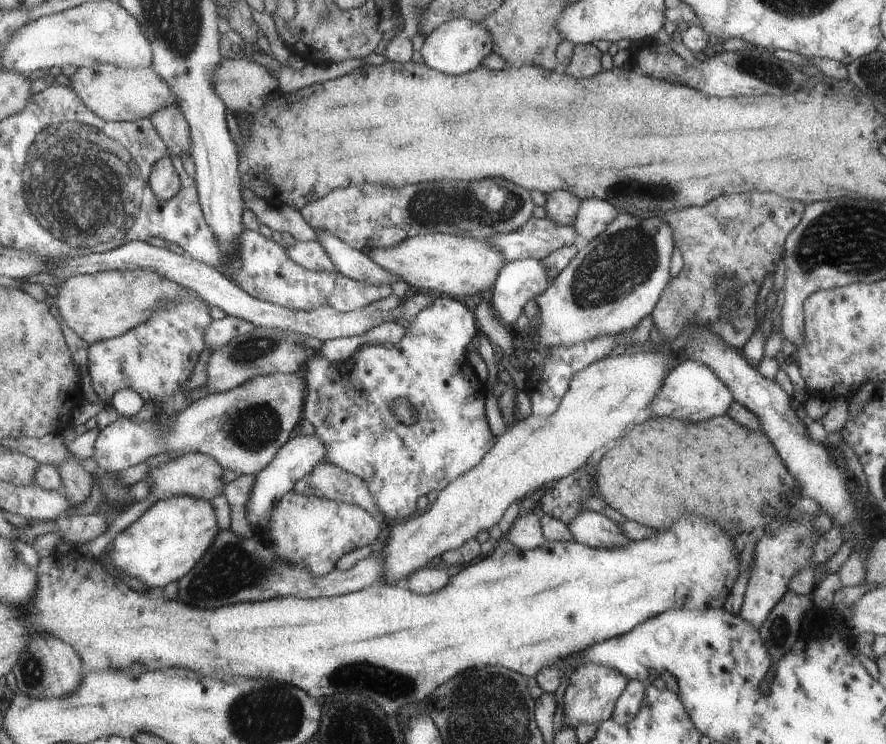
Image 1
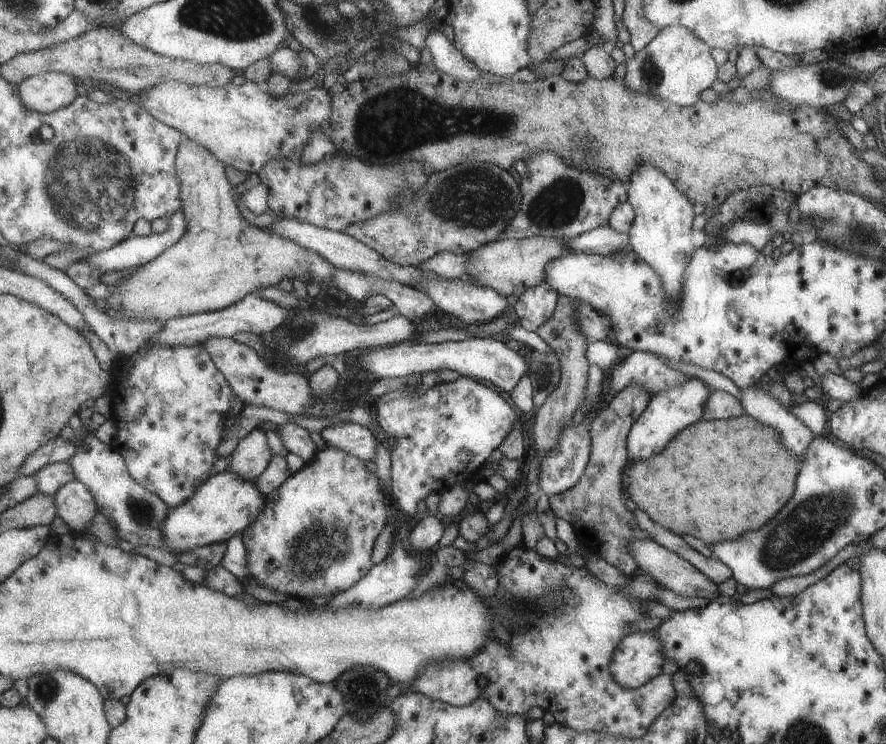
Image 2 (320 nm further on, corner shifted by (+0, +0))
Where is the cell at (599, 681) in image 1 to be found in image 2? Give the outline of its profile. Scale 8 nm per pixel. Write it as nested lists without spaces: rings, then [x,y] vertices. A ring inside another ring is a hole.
[[[635,631],[626,634],[616,646],[615,652],[612,654],[612,662],[609,670],[612,673],[612,679],[626,689],[634,689],[644,685],[645,682],[651,681],[661,673],[661,665],[663,664],[664,655],[660,651],[661,643],[649,631]]]

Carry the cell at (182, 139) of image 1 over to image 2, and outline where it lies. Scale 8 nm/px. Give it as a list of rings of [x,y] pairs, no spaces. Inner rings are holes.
[[[187,137],[183,138],[180,149],[178,150],[178,157],[176,158],[176,169],[181,183],[181,196],[183,203],[181,210],[185,213],[187,230],[177,244],[169,247],[154,261],[142,265],[137,272],[132,273],[131,275],[125,277],[123,281],[120,280],[118,284],[112,286],[114,288],[114,293],[105,299],[105,304],[109,305],[110,309],[113,309],[118,313],[125,313],[128,318],[139,319],[141,321],[159,319],[167,322],[169,319],[177,317],[188,317],[191,315],[223,310],[224,308],[243,300],[243,298],[247,297],[249,293],[259,293],[263,289],[279,284],[279,282],[281,282],[281,280],[285,280],[285,278],[288,278],[289,280],[291,278],[298,278],[303,280],[306,284],[314,282],[319,285],[319,288],[320,286],[324,287],[325,285],[329,285],[329,282],[333,280],[337,267],[332,262],[329,262],[328,258],[325,258],[317,251],[301,246],[298,242],[283,238],[279,233],[274,233],[269,229],[259,228],[253,224],[249,224],[249,222],[241,216],[241,210],[239,210],[239,206],[237,206],[237,202],[235,202],[235,198],[233,198],[233,192],[231,192],[231,181],[227,178],[227,174],[225,174],[225,166],[226,164],[221,162],[216,154],[213,154],[201,143],[195,142]]]

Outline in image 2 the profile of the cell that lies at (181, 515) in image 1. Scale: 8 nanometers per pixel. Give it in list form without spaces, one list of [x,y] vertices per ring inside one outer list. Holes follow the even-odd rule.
[[[229,468],[209,477],[188,501],[170,508],[170,515],[164,522],[165,549],[179,555],[197,546],[227,543],[235,535],[244,534],[260,517],[268,497],[259,490],[256,482],[241,478]]]

